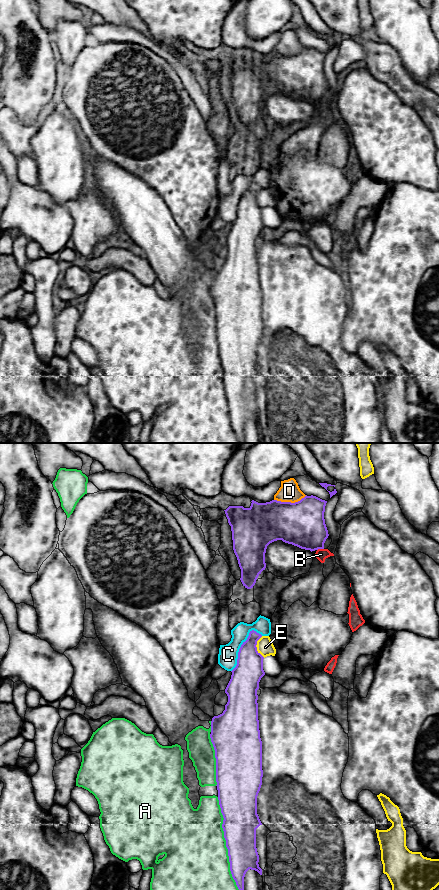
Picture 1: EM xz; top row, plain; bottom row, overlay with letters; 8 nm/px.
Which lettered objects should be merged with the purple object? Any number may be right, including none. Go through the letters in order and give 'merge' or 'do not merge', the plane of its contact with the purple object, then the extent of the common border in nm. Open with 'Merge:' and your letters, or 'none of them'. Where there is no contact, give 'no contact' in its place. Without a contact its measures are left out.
Merge: none of them
A: do not merge; contact in xz; length 750 nm
B: do not merge; contact in xz; length 60 nm
C: do not merge; contact in xz; length 400 nm
D: do not merge; contact in xz; length 260 nm
E: do not merge; contact in xz; length 180 nm

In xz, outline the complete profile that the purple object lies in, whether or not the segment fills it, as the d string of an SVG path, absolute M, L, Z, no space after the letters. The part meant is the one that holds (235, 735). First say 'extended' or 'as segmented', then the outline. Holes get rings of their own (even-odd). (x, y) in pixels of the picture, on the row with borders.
as segmented | M252 630L238 652L236 667L231 671L231 679L225 689L228 702L222 714L211 721L211 742L216 758L216 782L218 800L223 815L222 828L230 871L239 890L244 890L244 877L251 869L262 875L256 848L256 829L262 825L257 814L257 796L262 785L262 741L258 720L259 682L265 675L264 657L257 651L257 641L261 634Z

